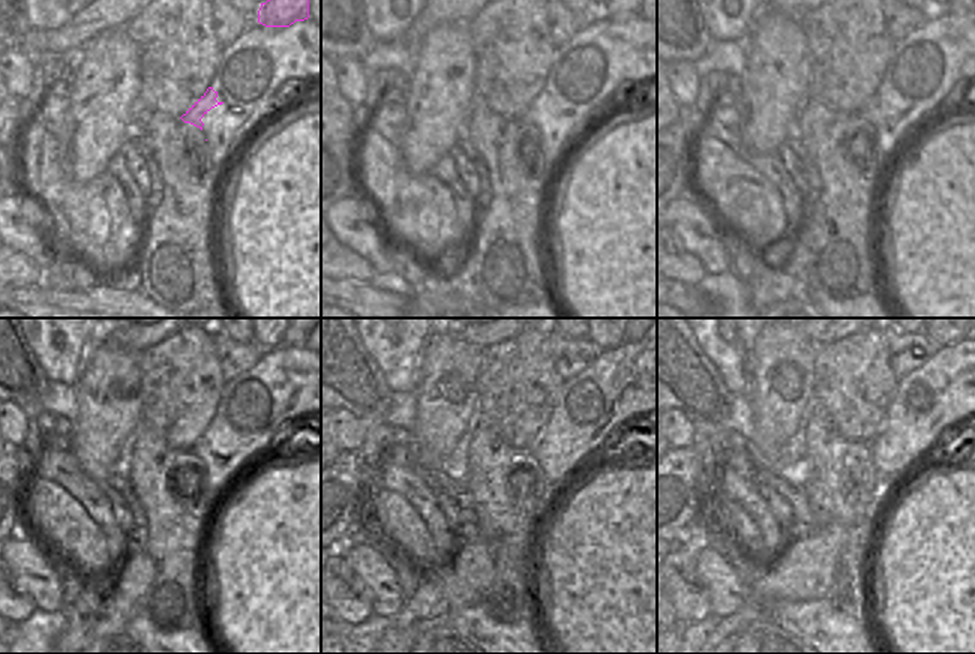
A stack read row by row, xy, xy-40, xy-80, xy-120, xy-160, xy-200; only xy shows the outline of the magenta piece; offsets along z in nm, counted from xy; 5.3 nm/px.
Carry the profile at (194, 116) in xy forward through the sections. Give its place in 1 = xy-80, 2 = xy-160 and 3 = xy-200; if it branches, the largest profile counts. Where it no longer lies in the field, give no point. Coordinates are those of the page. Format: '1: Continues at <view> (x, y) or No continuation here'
1: Continues at xy-80 (879, 99)
2: Continues at xy-160 (537, 444)
3: Continues at xy-200 (875, 443)

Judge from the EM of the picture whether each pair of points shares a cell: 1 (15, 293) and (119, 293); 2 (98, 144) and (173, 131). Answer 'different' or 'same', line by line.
1: same
2: different

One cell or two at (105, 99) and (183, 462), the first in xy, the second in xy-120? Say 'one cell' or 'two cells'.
two cells

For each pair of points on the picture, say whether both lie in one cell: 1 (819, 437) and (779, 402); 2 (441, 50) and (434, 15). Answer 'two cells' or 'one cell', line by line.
1: two cells
2: two cells

